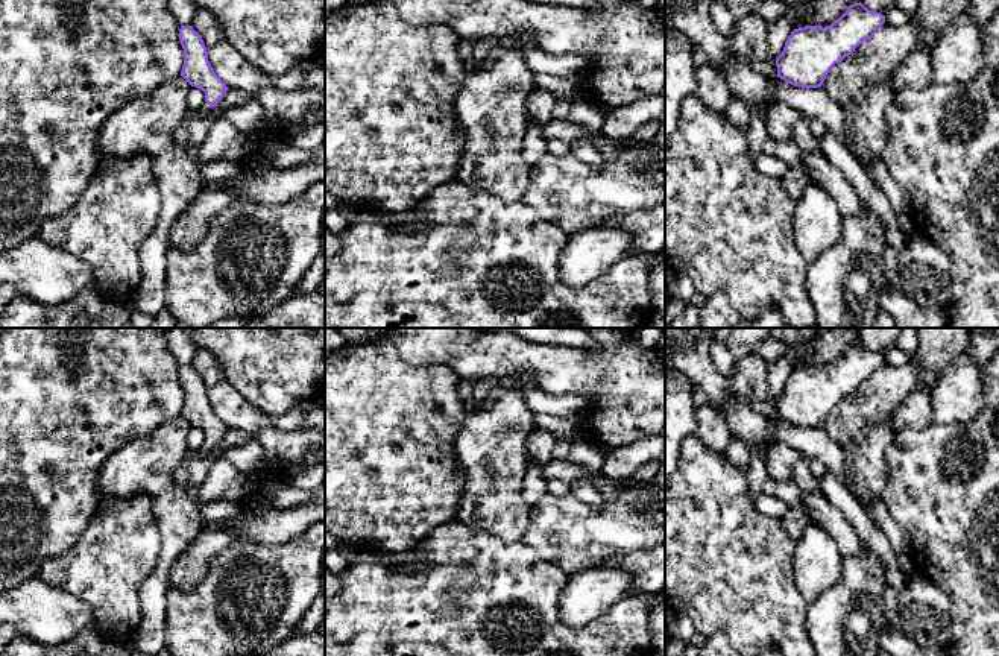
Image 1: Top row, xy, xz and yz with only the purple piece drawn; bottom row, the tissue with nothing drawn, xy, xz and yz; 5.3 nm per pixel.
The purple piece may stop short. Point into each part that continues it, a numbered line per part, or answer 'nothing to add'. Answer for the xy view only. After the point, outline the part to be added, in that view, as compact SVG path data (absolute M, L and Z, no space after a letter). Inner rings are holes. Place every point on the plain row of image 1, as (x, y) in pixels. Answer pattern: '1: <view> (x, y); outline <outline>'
1: xy (181, 476); outline M203 442L203 445L199 449L188 451L175 472L175 480L181 484L187 484L188 483L188 465L194 460L205 459L210 454L210 449L211 449L210 445Z

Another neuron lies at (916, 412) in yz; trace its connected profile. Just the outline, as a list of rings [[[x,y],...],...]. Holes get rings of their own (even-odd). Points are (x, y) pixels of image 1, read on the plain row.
[[[917,387],[906,395],[891,416],[891,424],[896,430],[923,430],[931,422],[932,402],[929,393]]]

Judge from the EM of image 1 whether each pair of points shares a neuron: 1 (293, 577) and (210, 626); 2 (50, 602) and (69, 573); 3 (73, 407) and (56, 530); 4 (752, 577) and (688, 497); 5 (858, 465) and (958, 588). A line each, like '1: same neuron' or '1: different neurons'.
1: same neuron
2: different neurons
3: same neuron
4: same neuron
5: different neurons

